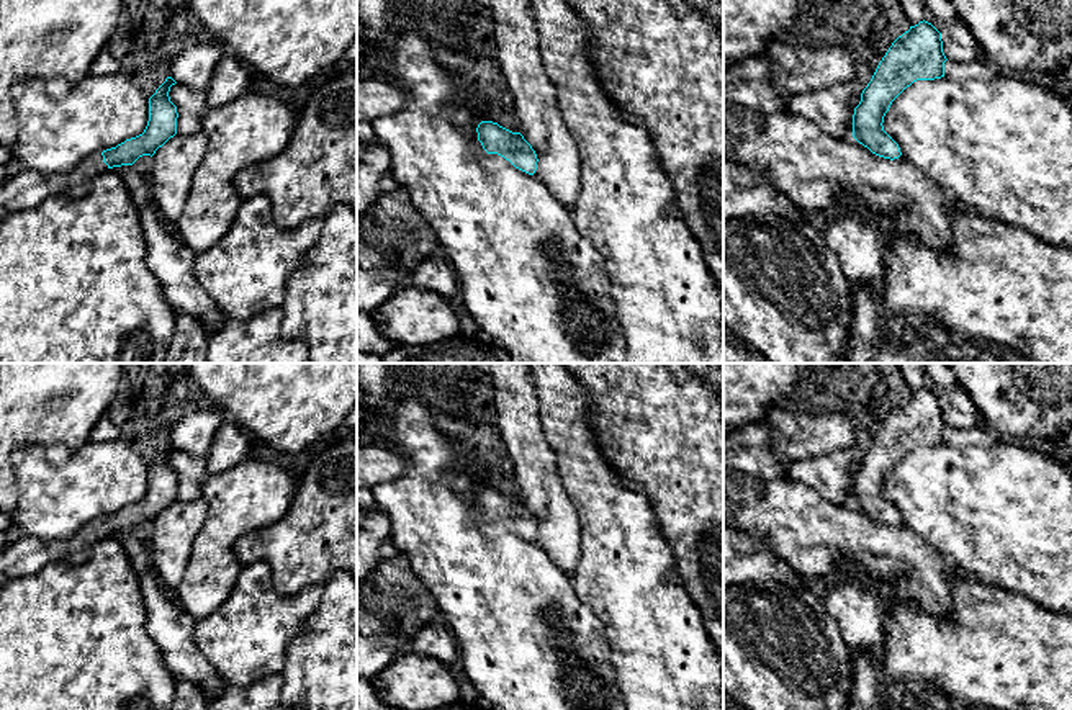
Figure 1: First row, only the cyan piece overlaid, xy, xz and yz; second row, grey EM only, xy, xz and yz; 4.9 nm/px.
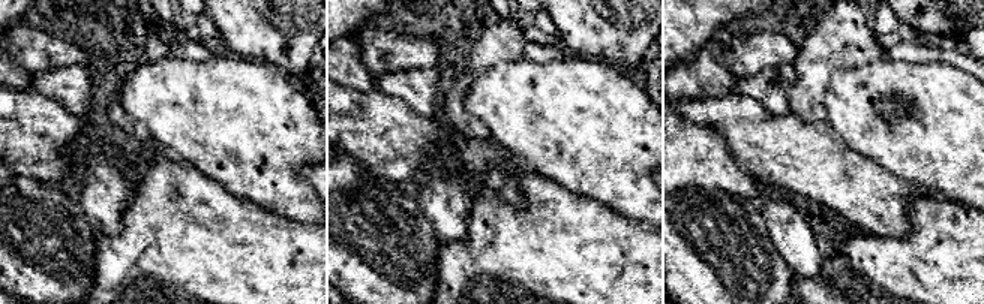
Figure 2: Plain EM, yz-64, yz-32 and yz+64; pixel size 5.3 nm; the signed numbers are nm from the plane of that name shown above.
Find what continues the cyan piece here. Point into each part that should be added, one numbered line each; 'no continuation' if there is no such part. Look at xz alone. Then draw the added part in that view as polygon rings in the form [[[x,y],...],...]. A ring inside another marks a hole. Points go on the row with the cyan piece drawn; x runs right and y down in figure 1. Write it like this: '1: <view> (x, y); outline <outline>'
no continuation

